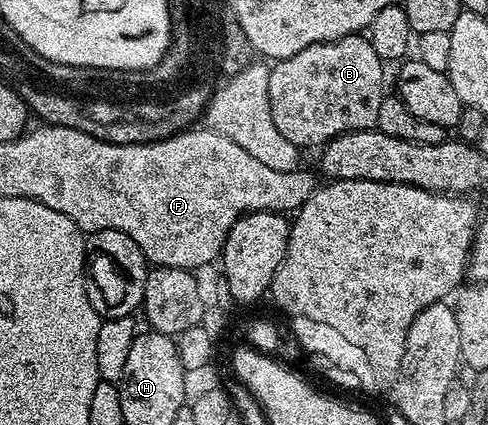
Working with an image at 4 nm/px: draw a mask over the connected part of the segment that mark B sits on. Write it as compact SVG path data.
M362 34L313 44L292 58L277 61L268 78L268 102L277 129L299 150L313 144L325 146L346 132L371 131L377 125L384 95L382 68L384 61Z

